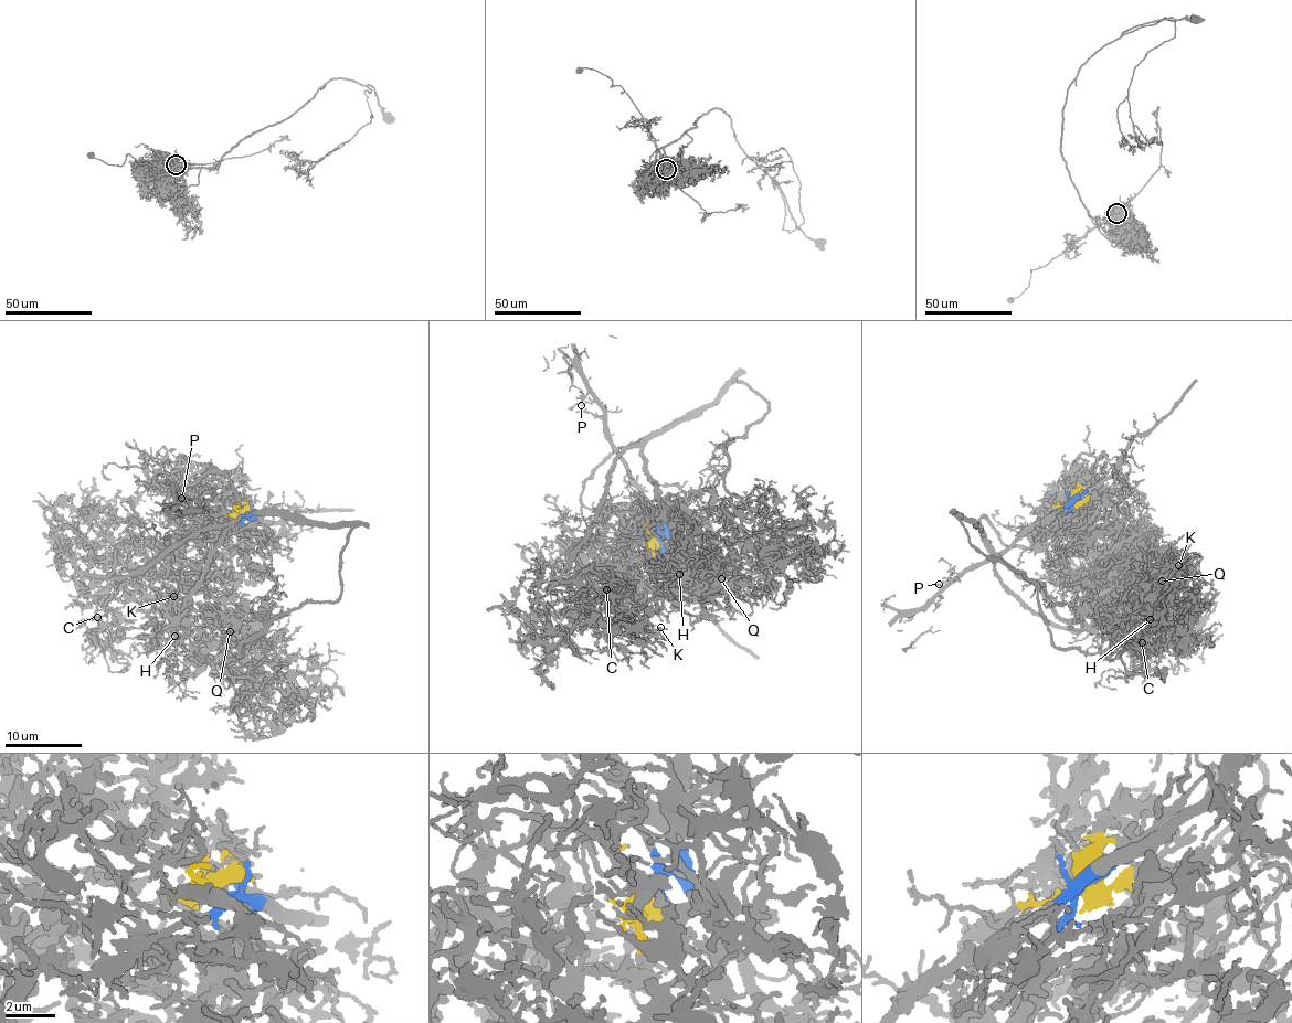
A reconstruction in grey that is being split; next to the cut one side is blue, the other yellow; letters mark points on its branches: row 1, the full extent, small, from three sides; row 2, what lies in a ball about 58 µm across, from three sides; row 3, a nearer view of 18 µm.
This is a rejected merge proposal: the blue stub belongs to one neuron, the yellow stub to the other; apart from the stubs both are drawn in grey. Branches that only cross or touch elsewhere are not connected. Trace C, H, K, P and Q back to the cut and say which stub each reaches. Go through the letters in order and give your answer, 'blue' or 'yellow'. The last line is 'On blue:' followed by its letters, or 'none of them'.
C: yellow
H: yellow
K: yellow
P: blue
Q: yellow
On blue: P

